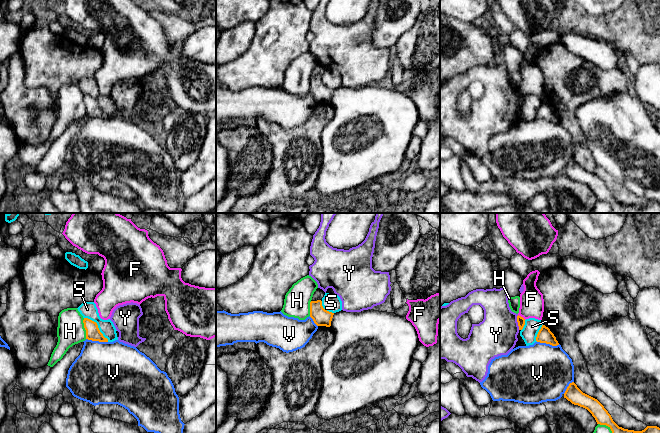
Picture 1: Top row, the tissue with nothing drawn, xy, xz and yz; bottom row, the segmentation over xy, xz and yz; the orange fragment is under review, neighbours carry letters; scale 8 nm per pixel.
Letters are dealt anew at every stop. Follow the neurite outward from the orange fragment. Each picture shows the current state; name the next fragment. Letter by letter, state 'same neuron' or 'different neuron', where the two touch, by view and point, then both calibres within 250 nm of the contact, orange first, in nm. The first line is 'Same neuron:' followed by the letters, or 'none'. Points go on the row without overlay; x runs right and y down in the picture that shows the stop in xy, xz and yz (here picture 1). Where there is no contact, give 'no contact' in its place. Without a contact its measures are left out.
Same neuron: none
F: different neuron | yz (522, 93) | 60/190 nm
H: different neuron | xy (84, 103) | 120/220 nm
S: different neuron | xy (97, 102) | 120/130 nm
V: different neuron | yz (548, 119) | 120/460 nm
Y: different neuron | yz (517, 97) | 60/320 nm

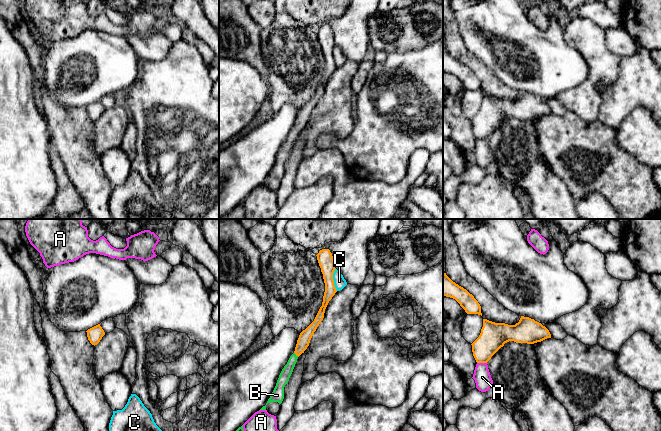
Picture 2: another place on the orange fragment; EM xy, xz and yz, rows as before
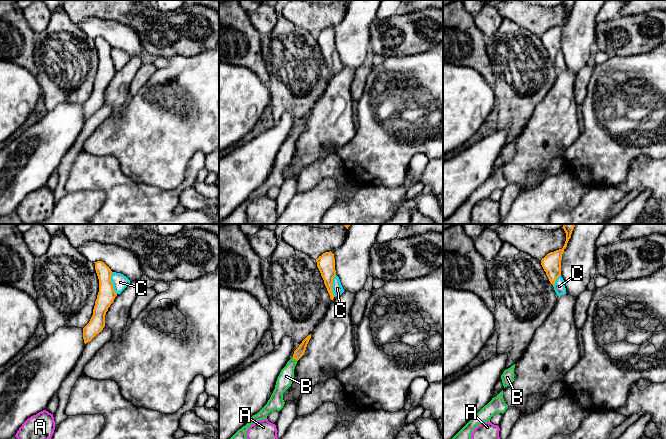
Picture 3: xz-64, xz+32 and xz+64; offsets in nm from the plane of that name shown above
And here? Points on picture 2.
Same neuron: B
A: different neuron | yz (482, 138) | 220/140 nm
B: same neuron | xz (296, 130) | 100/90 nm
C: different neuron | xz (332, 55) | 130/90 nm

